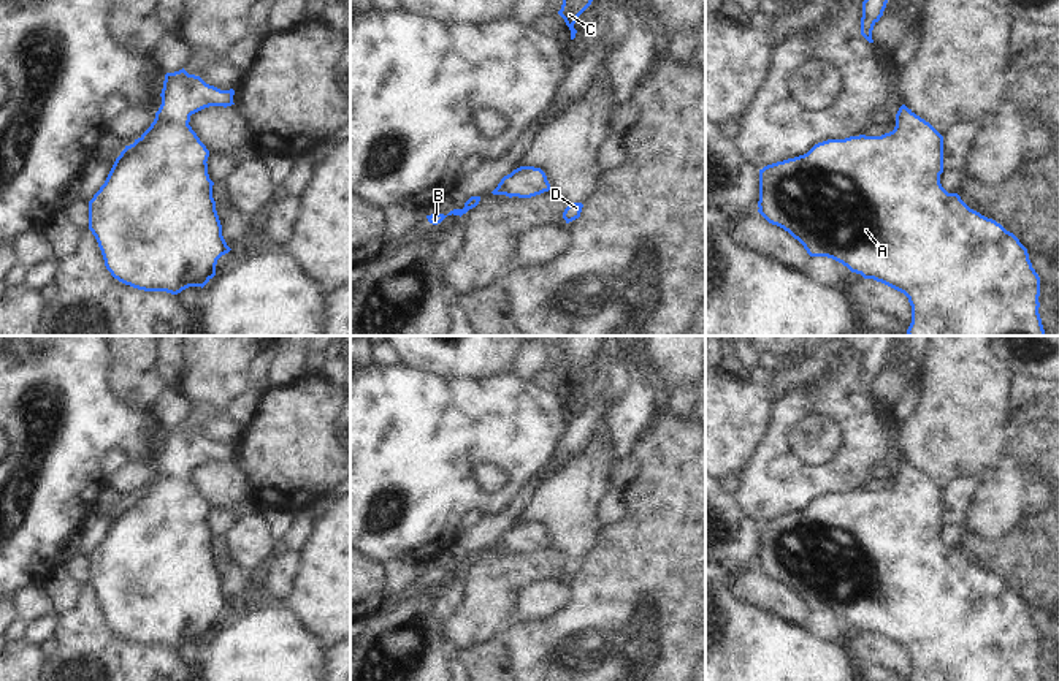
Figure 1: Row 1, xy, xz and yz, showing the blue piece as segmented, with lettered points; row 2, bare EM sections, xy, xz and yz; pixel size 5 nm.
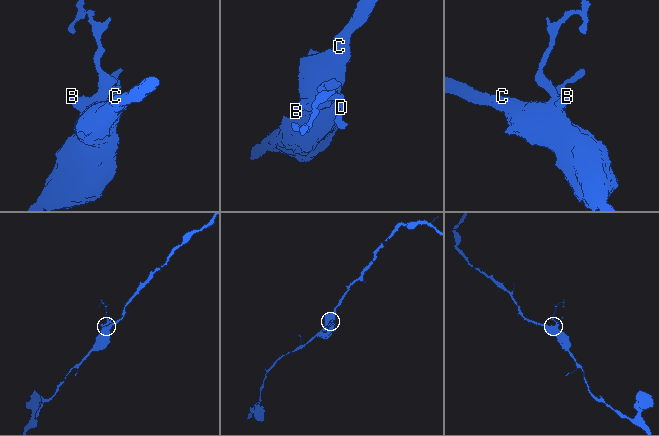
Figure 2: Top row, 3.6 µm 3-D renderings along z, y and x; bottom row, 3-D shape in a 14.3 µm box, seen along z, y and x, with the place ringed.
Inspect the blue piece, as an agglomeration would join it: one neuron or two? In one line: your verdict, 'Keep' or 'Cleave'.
Keep.

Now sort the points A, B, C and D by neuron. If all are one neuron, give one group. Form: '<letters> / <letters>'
A B C D

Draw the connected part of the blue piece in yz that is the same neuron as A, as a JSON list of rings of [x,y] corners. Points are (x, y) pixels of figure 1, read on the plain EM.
[[[902,459],[896,469],[896,481],[881,491],[850,491],[815,499],[807,508],[777,516],[759,524],[758,567],[797,594],[810,611],[828,611],[864,633],[881,637],[908,652],[912,660],[910,681],[1043,681],[1038,668],[1040,632],[1032,622],[1027,603],[1000,578],[970,564],[958,548],[948,548],[940,538],[943,527],[943,491],[924,474]]]

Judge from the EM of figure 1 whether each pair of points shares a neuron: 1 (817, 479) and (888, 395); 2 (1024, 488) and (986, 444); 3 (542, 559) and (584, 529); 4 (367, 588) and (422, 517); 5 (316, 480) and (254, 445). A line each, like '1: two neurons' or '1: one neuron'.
1: two neurons
2: two neurons
3: two neurons
4: two neurons
5: one neuron

